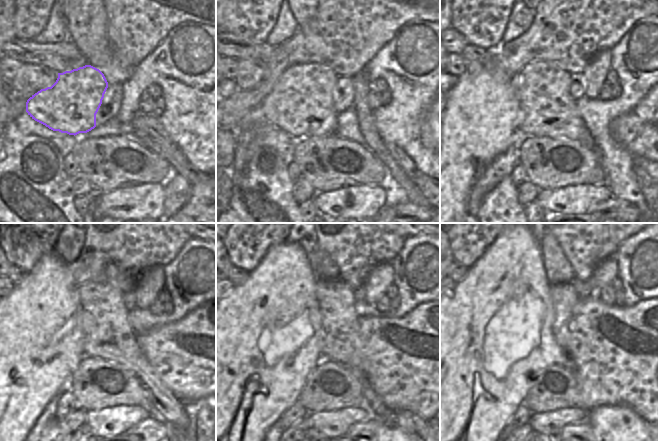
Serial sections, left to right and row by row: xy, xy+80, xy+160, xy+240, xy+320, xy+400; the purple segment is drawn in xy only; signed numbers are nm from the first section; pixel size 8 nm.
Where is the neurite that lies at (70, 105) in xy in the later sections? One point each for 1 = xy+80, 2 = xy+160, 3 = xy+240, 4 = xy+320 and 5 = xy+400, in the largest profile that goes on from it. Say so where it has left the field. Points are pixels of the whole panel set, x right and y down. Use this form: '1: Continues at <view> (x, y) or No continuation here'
1: Continues at xy+80 (301, 104)
2: Continues at xy+160 (543, 90)
3: Continues at xy+240 (108, 335)
4: Continues at xy+320 (335, 299)
5: Continues at xy+400 (564, 297).

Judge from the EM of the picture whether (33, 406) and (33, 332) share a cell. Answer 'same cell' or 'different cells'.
same cell

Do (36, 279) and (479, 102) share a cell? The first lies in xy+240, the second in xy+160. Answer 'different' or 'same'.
same

